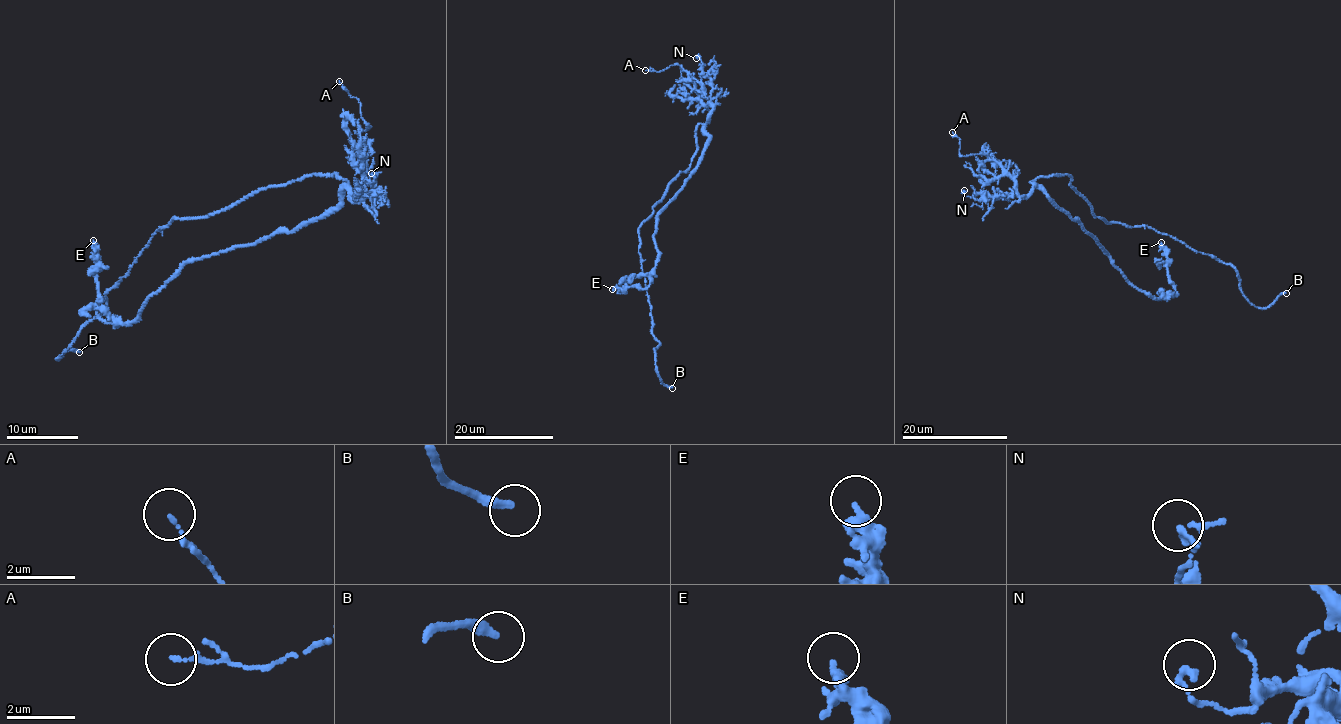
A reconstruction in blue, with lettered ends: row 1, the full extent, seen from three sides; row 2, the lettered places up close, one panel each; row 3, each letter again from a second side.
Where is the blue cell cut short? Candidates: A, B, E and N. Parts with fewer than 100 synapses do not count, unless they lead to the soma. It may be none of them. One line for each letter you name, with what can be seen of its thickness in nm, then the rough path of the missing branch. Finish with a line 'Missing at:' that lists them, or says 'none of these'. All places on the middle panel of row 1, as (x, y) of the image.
B: 280 nm thick; missing branch runs (672, 388), (691, 393)
Missing at: B

